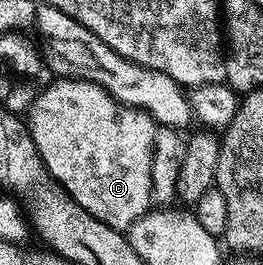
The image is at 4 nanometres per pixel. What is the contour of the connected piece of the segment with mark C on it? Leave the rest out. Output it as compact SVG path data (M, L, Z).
M56 78L53 79L52 83L49 84L39 96L37 96L32 107L28 109L26 113L26 123L28 126L28 133L34 138L34 146L38 146L38 154L42 158L46 170L50 170L52 177L67 190L70 194L70 198L74 198L74 202L78 202L78 206L82 206L82 210L94 214L94 218L106 222L106 226L127 230L138 217L143 216L145 212L153 207L152 155L154 154L154 136L158 125L156 121L153 120L150 113L144 111L143 108L131 108L129 104L123 104L115 100L106 89L102 86L98 86L94 82Z

